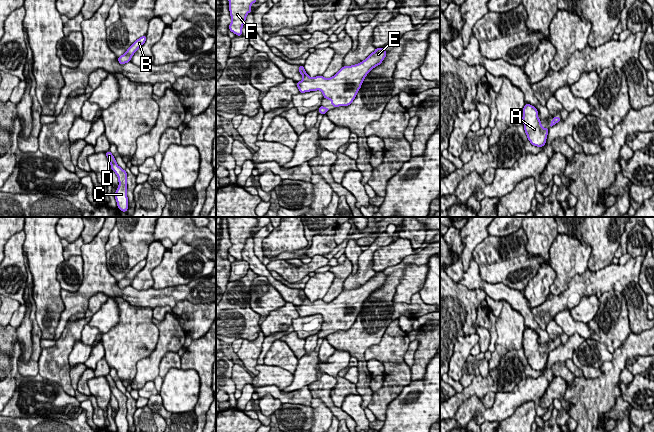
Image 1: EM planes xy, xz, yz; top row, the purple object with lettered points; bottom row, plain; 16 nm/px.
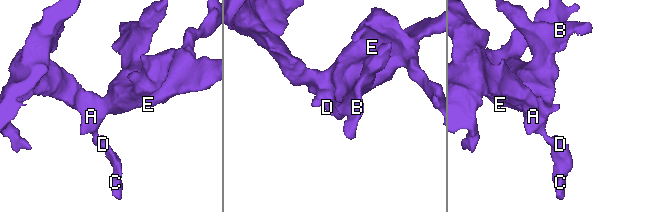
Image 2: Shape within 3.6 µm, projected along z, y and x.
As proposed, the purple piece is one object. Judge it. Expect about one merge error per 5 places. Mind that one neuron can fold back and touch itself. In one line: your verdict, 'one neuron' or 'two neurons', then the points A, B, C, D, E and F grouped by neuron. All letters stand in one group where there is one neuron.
one neuron; A B C D E F

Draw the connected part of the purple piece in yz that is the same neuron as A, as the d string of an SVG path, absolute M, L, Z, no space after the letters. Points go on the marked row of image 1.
M525 104L523 108L523 124L528 140L533 146L545 146L549 128L543 128L541 120L538 118L538 110Z

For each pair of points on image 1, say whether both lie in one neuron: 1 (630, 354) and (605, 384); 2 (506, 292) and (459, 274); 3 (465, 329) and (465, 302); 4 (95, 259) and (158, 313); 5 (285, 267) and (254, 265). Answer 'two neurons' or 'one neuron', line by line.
1: one neuron
2: one neuron
3: one neuron
4: two neurons
5: two neurons

